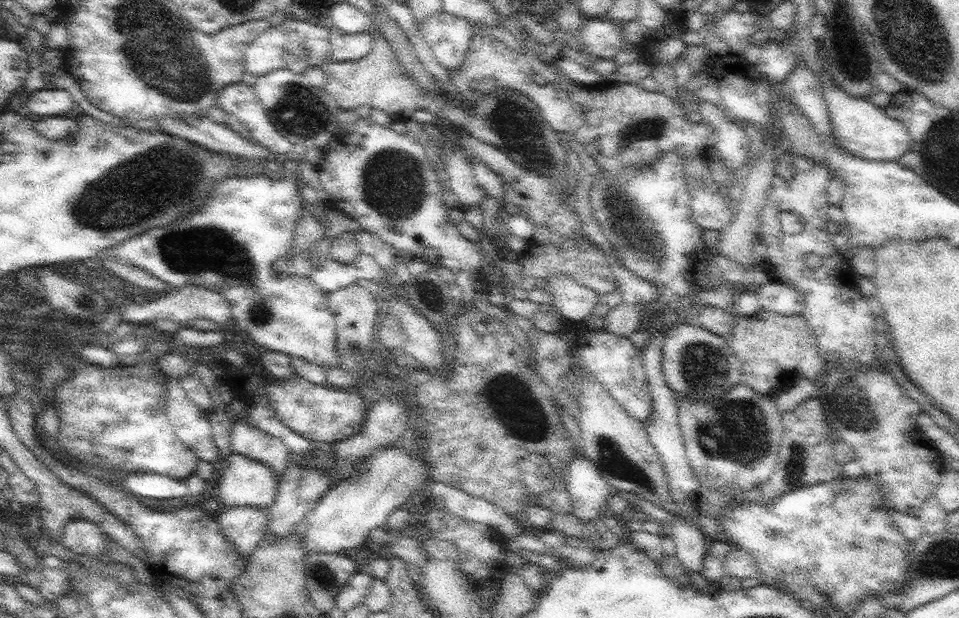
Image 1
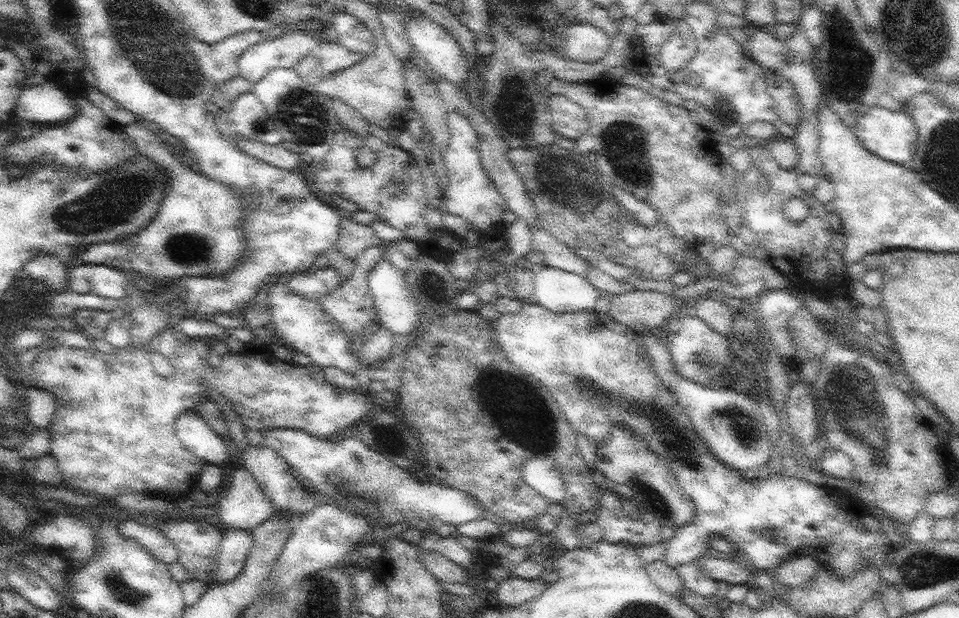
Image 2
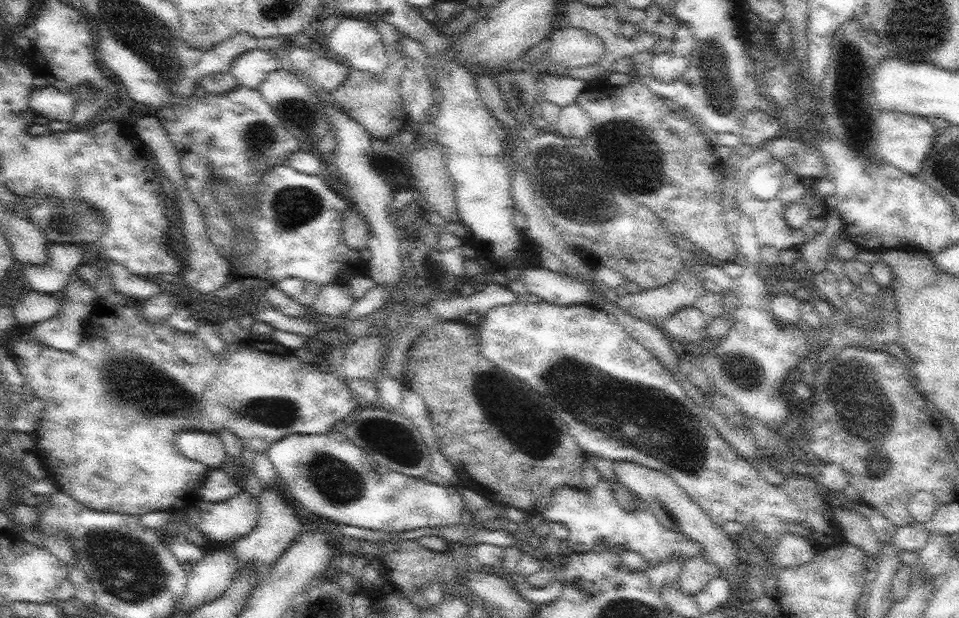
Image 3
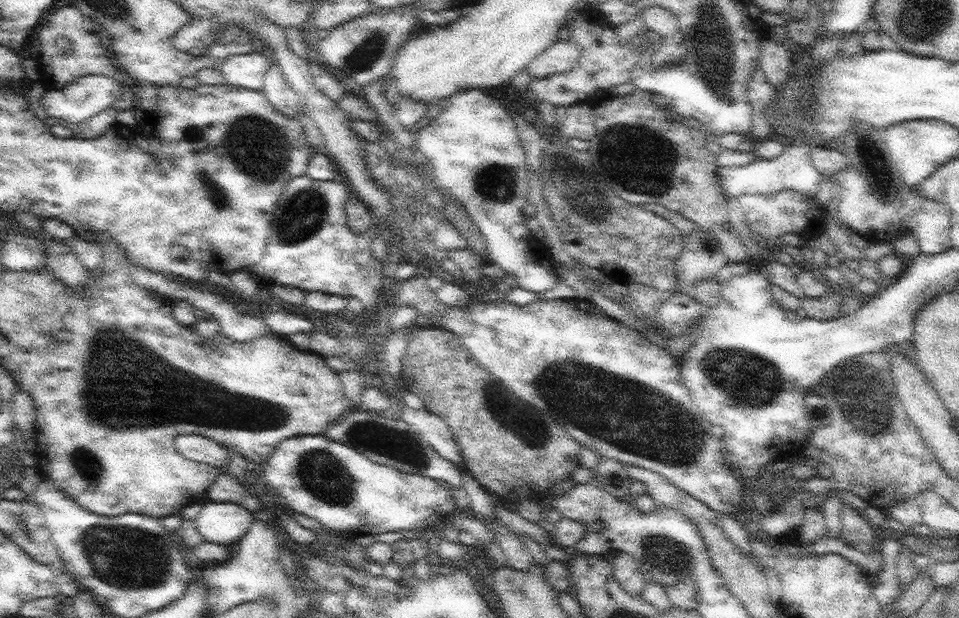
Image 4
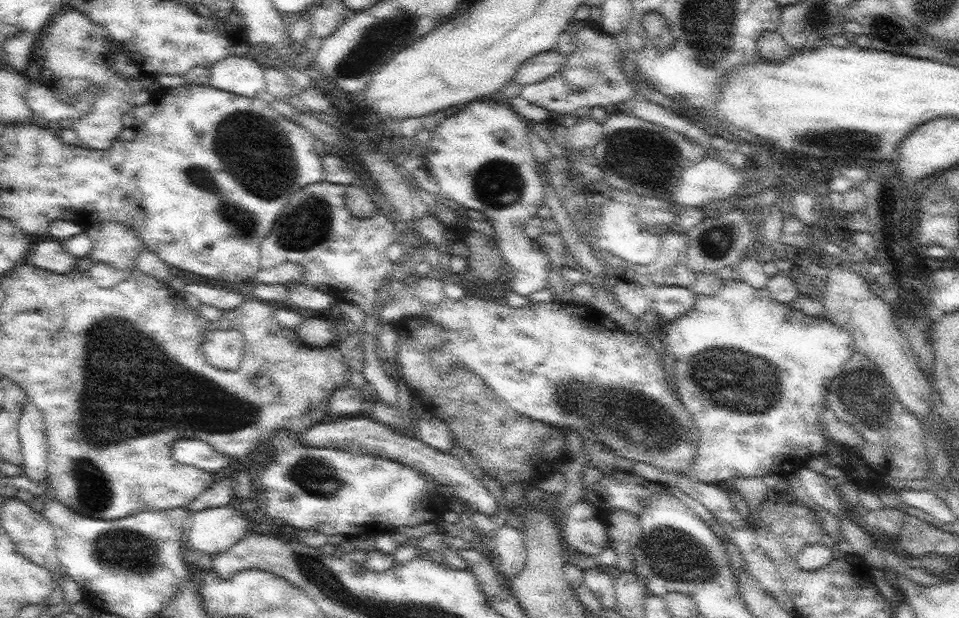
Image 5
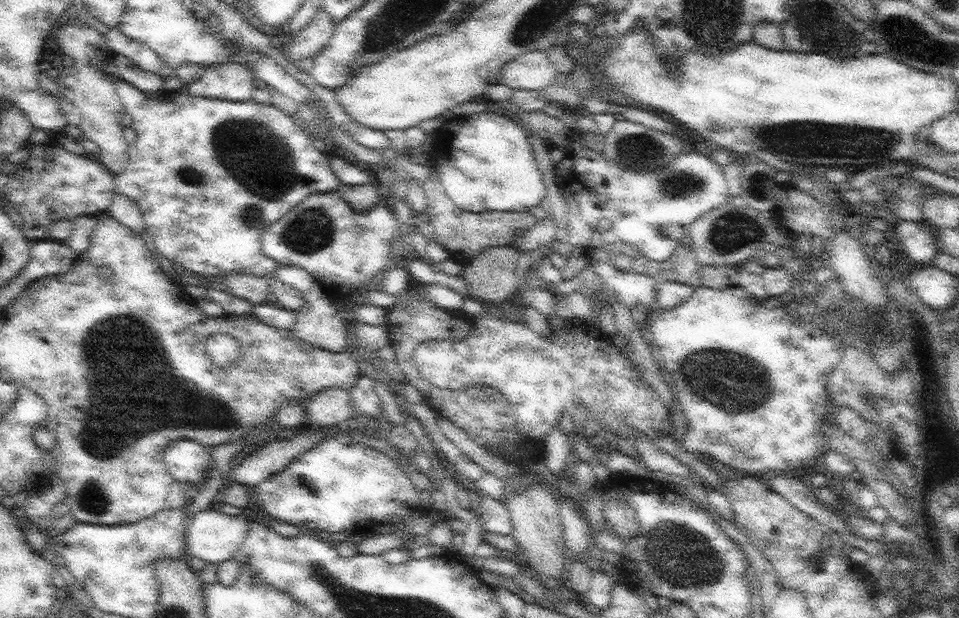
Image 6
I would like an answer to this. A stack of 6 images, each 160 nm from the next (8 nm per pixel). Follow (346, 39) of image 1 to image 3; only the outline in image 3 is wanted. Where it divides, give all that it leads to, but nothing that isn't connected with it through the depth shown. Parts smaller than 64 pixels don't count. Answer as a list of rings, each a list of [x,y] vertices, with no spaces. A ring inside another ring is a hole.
[[[326,54],[313,58],[312,64],[306,73],[328,92],[334,92],[340,87],[352,69],[348,63],[328,58]]]

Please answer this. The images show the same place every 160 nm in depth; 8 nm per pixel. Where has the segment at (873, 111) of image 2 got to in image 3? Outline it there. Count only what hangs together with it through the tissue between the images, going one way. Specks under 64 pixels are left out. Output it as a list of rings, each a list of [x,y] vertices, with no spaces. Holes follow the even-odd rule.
[[[881,111],[875,123],[877,124],[877,152],[883,156],[885,162],[901,168],[904,173],[921,176],[916,172],[920,172],[940,130],[926,117],[898,111]]]

